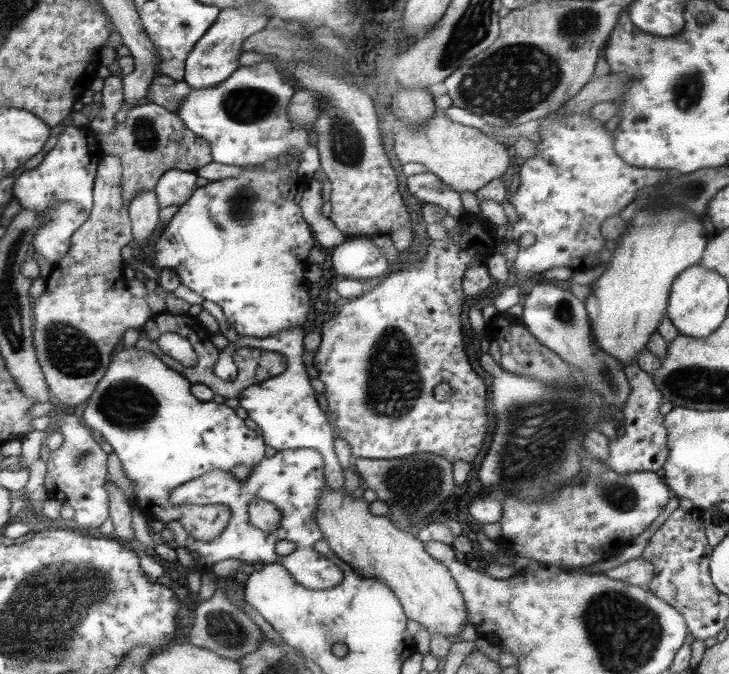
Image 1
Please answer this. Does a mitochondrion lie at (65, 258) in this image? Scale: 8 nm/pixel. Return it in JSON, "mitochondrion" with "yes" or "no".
{"mitochondrion":"no"}

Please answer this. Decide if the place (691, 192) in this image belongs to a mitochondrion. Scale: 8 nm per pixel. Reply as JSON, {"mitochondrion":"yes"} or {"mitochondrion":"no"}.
{"mitochondrion":"yes"}

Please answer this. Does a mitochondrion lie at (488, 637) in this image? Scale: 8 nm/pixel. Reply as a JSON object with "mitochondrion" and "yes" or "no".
{"mitochondrion":"no"}

